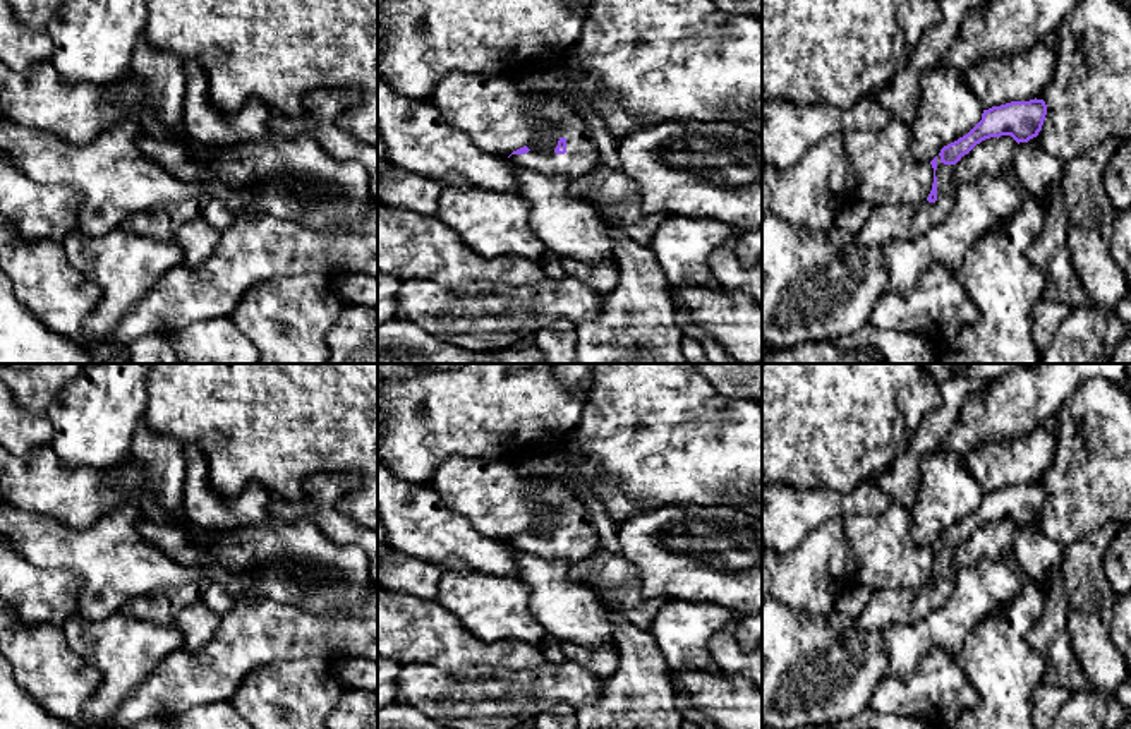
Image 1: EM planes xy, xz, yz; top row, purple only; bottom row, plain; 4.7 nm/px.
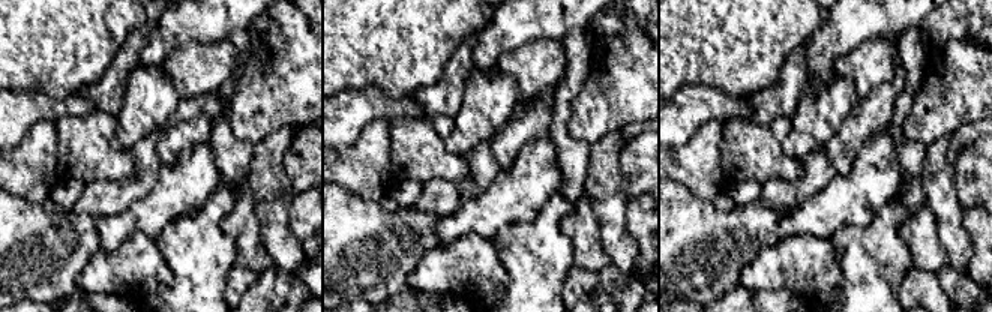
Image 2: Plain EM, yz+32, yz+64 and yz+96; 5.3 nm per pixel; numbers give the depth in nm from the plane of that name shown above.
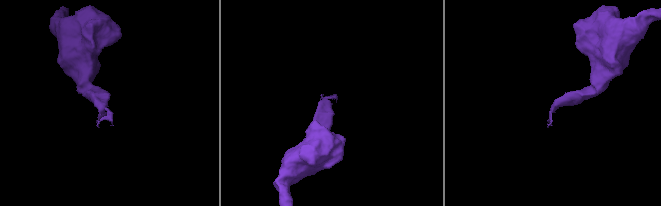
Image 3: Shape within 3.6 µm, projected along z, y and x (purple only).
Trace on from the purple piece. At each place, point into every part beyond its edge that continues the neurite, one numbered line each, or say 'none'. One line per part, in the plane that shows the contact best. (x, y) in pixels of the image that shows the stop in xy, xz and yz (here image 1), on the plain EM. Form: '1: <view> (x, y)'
1: yz (888, 606)

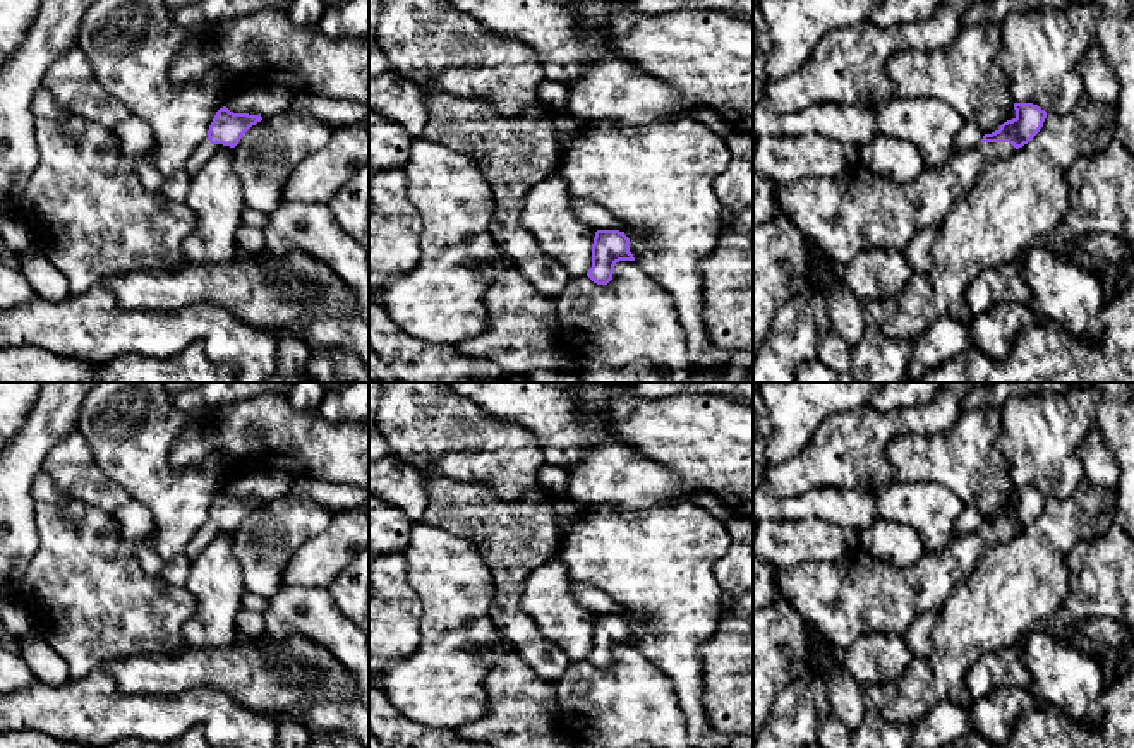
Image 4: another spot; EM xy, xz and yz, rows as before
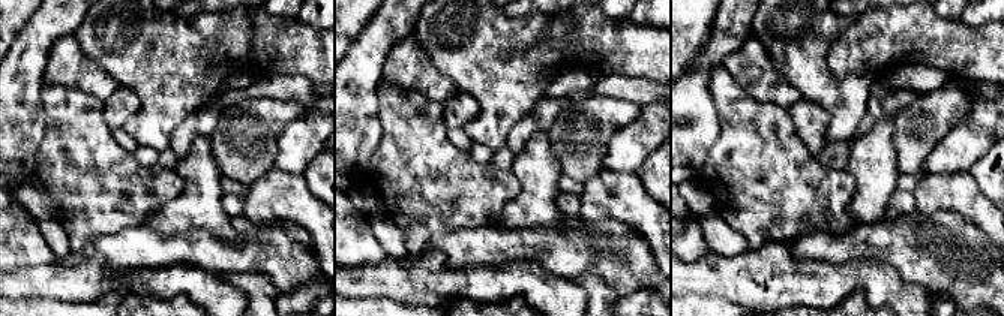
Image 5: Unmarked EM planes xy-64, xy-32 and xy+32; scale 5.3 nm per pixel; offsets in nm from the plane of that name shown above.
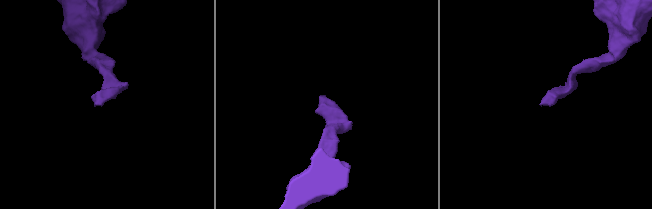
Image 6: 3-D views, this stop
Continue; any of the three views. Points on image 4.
1: yz (862, 594)

